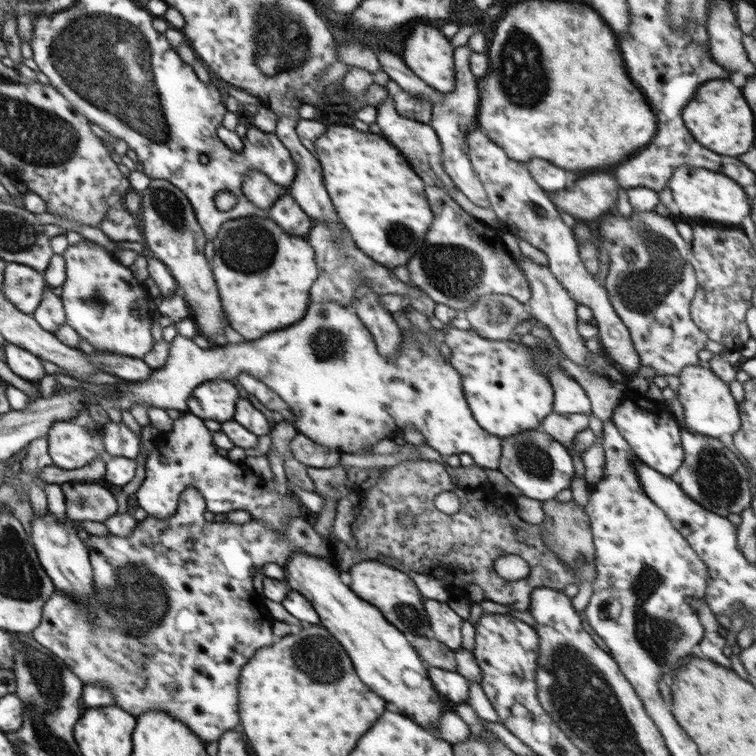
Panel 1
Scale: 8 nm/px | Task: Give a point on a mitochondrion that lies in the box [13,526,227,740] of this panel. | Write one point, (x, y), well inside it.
(129, 619)

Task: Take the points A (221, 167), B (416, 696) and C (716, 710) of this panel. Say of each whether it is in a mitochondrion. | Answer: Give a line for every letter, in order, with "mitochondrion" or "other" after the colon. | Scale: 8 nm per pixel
A: other
B: other
C: other

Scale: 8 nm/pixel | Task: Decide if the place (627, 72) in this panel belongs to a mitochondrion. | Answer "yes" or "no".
no

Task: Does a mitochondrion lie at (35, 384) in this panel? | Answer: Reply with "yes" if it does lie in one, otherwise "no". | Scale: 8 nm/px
no

